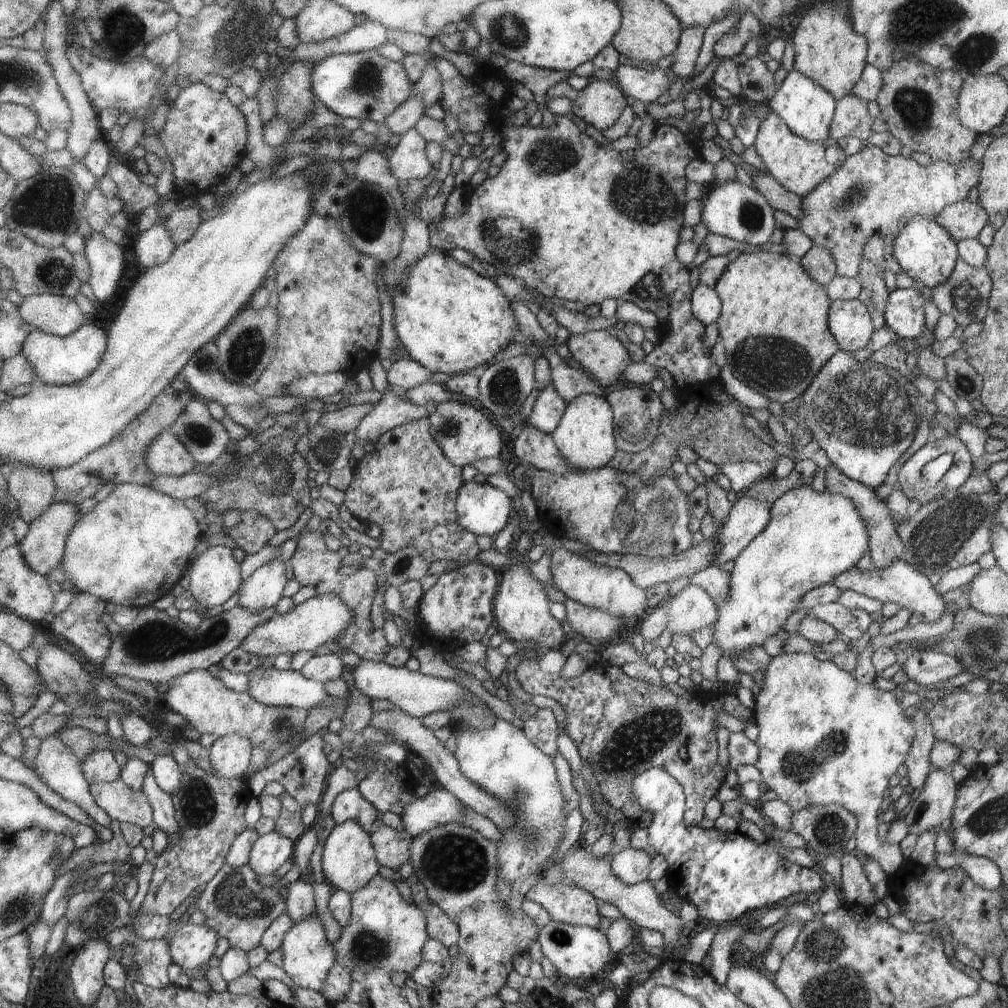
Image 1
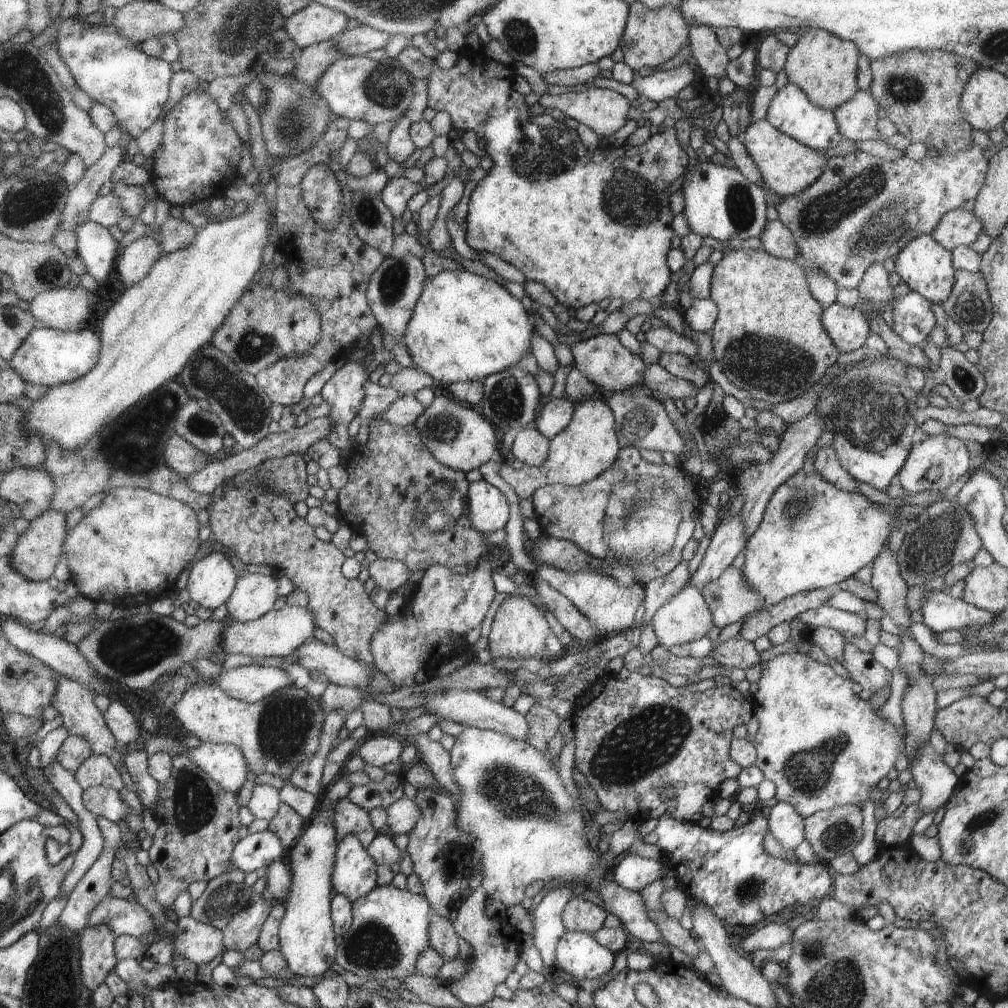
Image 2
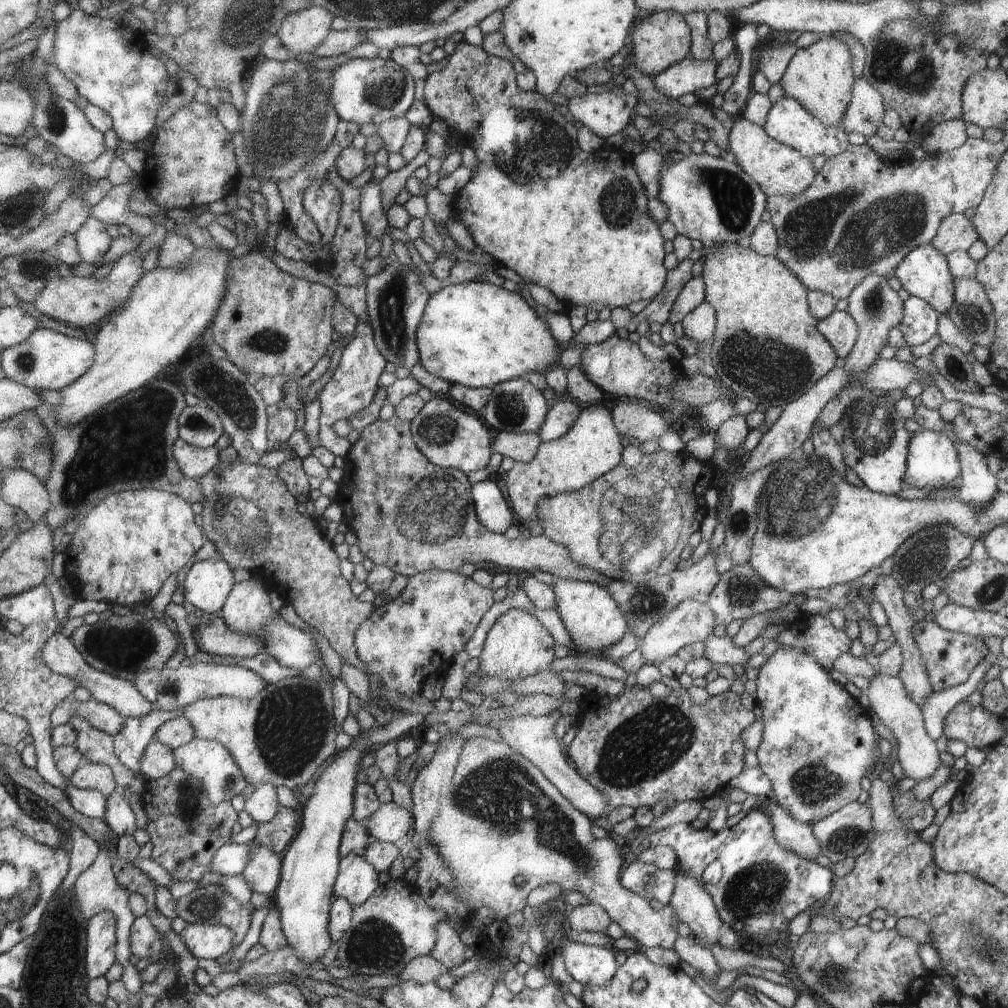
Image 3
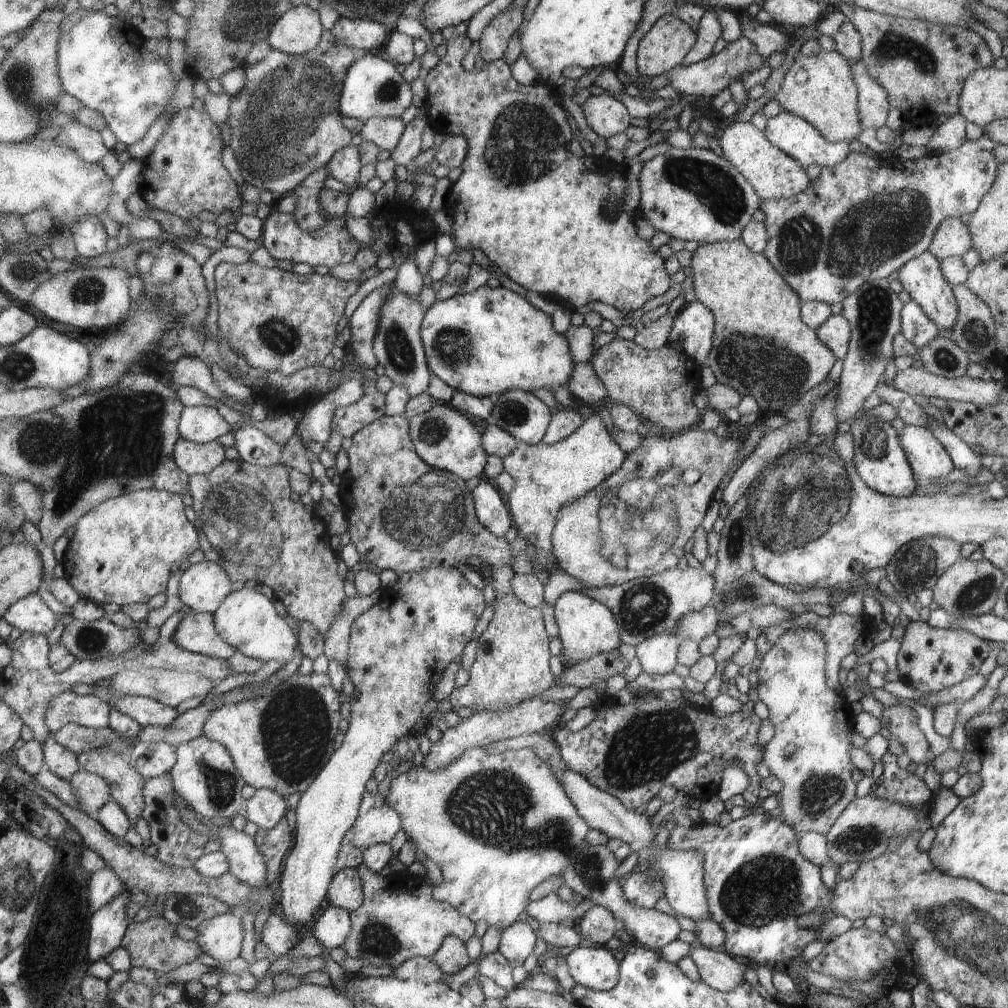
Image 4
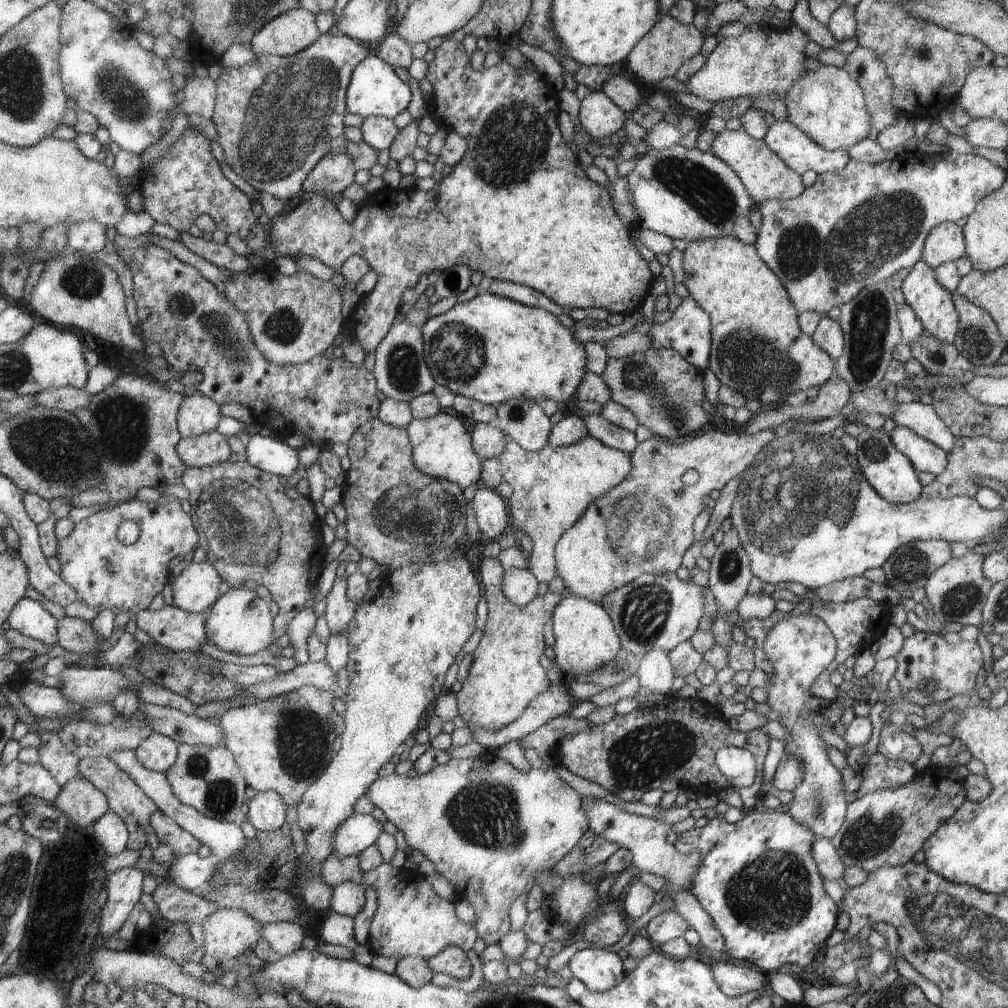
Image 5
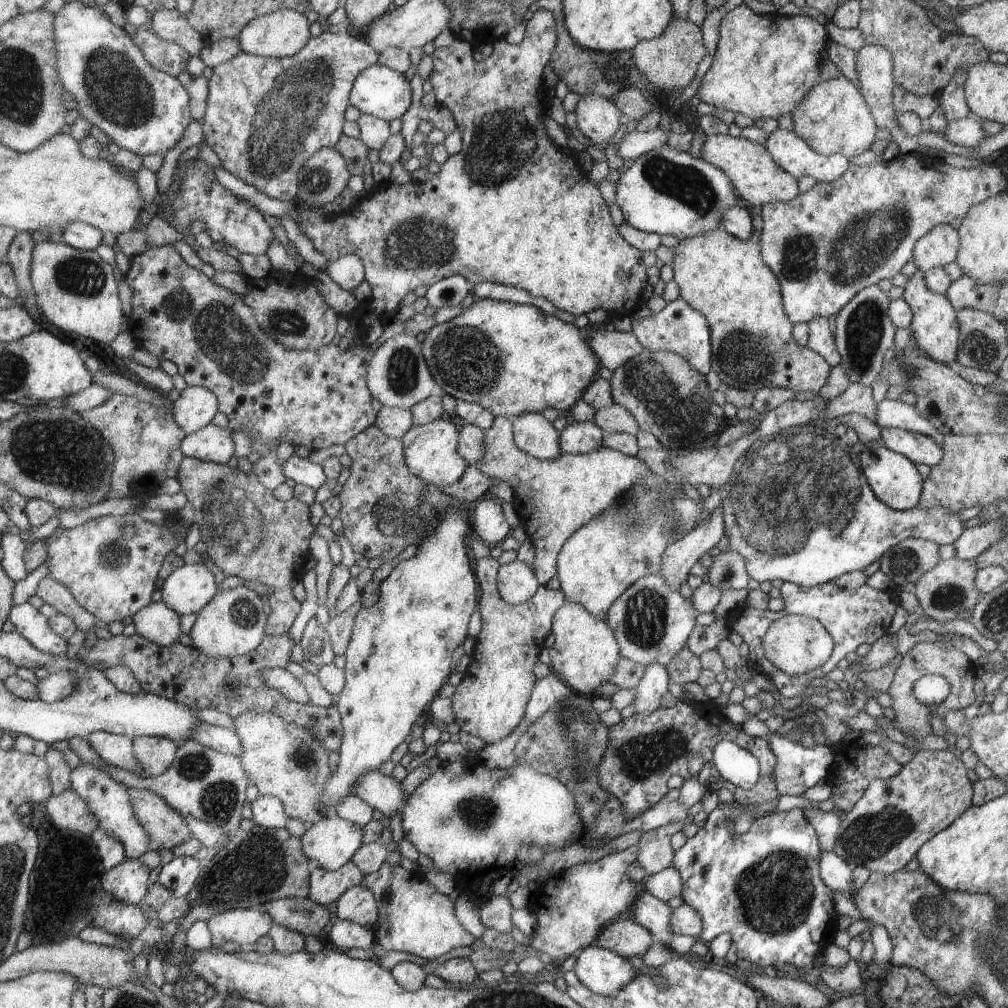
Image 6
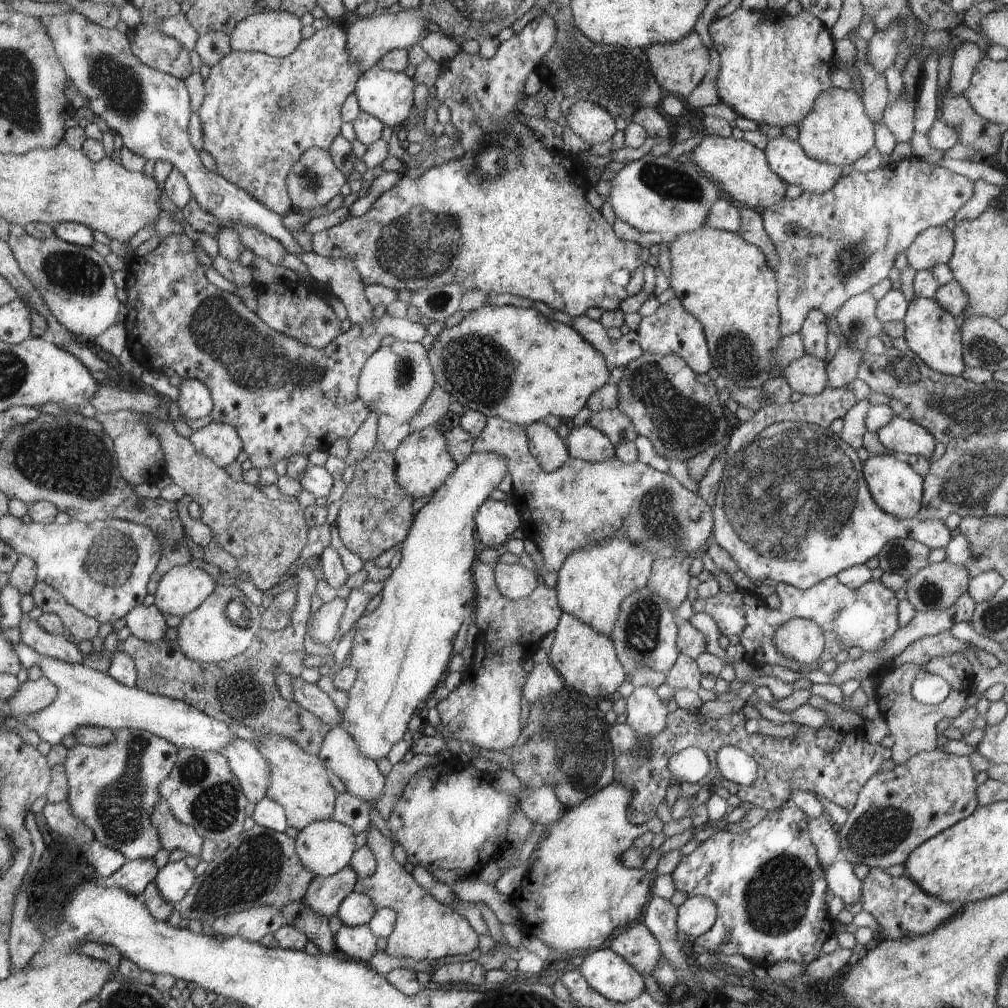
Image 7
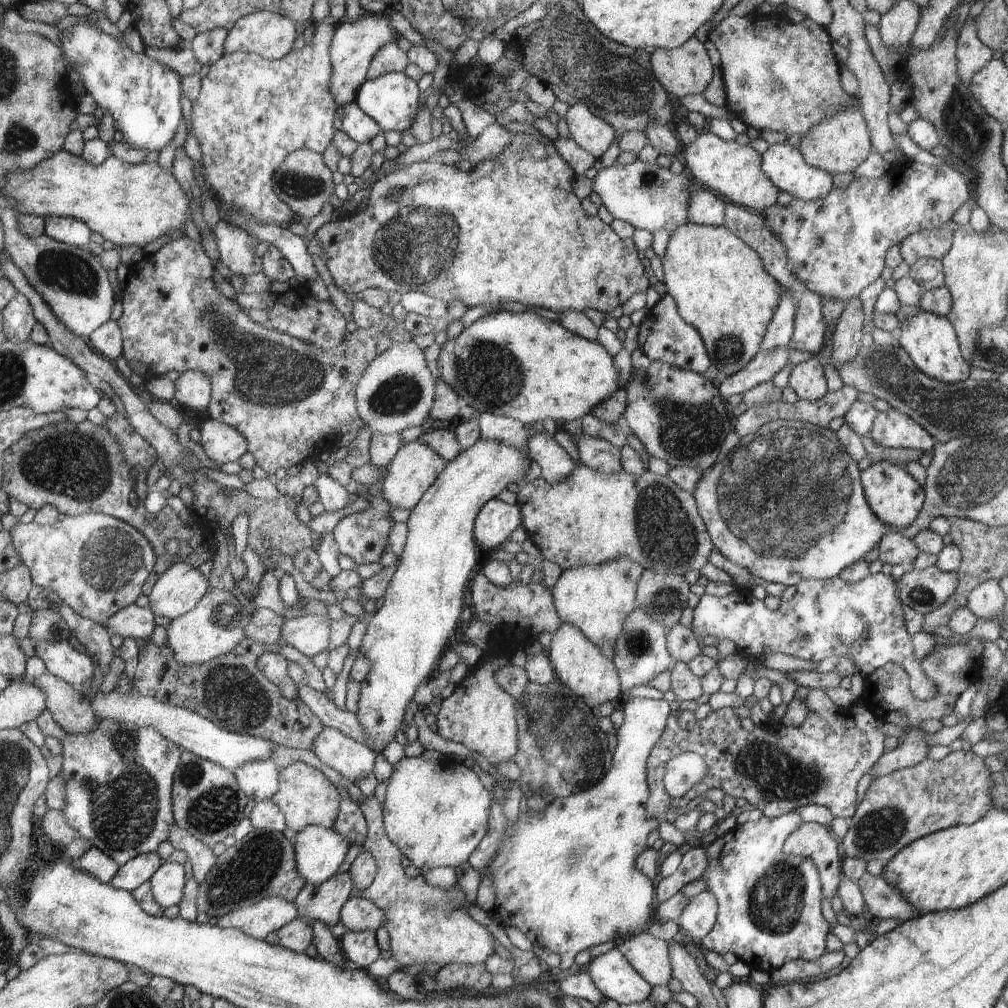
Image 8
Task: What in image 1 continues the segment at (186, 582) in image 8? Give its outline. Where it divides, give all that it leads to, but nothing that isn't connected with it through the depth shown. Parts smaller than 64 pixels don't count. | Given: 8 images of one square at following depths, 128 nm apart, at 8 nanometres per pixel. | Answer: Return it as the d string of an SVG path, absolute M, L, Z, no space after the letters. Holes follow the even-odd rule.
M208 546L200 556L190 564L190 584L188 589L192 596L204 609L223 605L231 596L242 590L242 562L238 562L238 554L234 554L234 548L226 546Z

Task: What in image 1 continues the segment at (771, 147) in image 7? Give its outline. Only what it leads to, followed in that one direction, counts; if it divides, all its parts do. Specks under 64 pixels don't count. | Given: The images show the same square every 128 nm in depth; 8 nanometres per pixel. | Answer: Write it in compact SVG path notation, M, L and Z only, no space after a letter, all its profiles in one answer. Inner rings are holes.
M796 70L788 72L784 82L776 91L776 96L767 104L797 136L813 142L830 139L830 126L833 125L837 99L834 98L834 94L818 86L818 82L806 78L806 74L800 74Z

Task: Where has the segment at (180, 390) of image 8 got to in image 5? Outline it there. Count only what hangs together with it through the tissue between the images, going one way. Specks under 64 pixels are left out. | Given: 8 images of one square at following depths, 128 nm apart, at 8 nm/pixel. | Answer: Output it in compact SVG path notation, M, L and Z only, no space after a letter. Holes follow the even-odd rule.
M202 393L185 395L177 414L177 426L184 438L200 436L216 430L221 404Z

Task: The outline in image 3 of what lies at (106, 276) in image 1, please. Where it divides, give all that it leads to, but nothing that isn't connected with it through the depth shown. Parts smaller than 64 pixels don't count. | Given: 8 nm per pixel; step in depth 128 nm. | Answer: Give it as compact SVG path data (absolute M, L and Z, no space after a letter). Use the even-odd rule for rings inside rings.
M94 216L88 217L74 236L81 260L90 264L100 263L112 242L104 223Z

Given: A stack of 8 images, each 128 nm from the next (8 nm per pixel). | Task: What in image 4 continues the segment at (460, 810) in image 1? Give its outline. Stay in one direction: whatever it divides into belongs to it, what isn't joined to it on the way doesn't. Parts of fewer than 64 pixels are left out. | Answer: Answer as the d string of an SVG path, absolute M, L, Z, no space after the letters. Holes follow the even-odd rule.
M390 806L372 807L366 814L359 814L350 827L353 842L362 850L378 843L390 843L401 829L400 815Z

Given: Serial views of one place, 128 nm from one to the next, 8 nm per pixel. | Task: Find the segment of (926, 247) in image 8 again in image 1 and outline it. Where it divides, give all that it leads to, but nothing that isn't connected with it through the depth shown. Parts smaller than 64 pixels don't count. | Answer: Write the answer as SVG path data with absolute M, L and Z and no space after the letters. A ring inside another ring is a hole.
M968 198L962 202L947 205L935 220L952 234L956 243L967 239L977 239L982 228L989 222L988 212L982 208L982 204L971 202Z

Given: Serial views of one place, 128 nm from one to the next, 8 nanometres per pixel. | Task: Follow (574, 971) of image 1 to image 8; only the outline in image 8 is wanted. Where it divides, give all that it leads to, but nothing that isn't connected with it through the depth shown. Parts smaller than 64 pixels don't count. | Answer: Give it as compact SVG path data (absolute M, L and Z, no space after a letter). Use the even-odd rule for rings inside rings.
M616 947L594 957L588 966L598 990L617 1003L639 1003L650 994L650 982Z

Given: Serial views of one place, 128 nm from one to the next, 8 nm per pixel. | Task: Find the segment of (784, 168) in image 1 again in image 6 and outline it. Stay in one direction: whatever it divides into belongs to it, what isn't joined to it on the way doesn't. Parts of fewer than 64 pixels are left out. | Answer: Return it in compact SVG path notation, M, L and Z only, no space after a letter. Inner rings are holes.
M710 135L702 144L700 156L707 163L718 167L733 182L740 202L753 211L775 202L792 201L798 192L798 179L780 167L763 144L742 136Z

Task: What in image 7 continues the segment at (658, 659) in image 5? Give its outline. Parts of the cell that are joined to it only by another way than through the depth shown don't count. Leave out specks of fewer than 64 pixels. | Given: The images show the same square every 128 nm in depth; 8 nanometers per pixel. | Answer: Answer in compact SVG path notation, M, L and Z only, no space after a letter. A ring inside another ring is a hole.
M635 687L626 699L626 724L641 738L660 734L667 725L668 708L656 695L656 689Z

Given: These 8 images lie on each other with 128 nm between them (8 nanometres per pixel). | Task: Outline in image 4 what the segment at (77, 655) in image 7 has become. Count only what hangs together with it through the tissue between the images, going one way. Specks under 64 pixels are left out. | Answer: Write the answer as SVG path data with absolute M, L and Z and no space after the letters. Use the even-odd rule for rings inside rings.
M32 593L28 597L21 598L9 610L5 619L14 628L18 628L22 632L48 636L54 630L58 616L46 606L46 603L38 596L38 593Z

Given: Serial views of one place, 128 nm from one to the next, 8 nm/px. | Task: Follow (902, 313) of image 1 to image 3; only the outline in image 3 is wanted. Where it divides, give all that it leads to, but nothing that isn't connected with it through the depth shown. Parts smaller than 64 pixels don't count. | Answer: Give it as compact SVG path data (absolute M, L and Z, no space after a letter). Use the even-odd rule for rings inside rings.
M910 296L903 302L903 317L898 328L909 347L930 340L937 333L938 314L921 298Z

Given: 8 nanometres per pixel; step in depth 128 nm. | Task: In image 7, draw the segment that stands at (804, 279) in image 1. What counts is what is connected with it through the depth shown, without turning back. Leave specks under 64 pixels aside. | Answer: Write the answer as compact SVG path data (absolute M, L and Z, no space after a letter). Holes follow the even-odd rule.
M702 225L692 232L679 234L676 240L668 245L671 260L671 271L668 274L669 287L674 290L675 296L680 299L683 307L703 324L713 367L716 368L720 375L728 378L730 382L745 381L755 377L757 374L765 373L766 371L775 371L775 367L771 366L771 362L777 344L782 338L779 331L781 316L779 313L779 306L777 305L777 294L779 290L775 272L768 266L765 254L754 243L746 242L738 233L714 229L713 227L707 227L706 225ZM802 355L783 367L779 375L788 381L793 392L803 395L820 394L829 386L828 364L812 355Z

